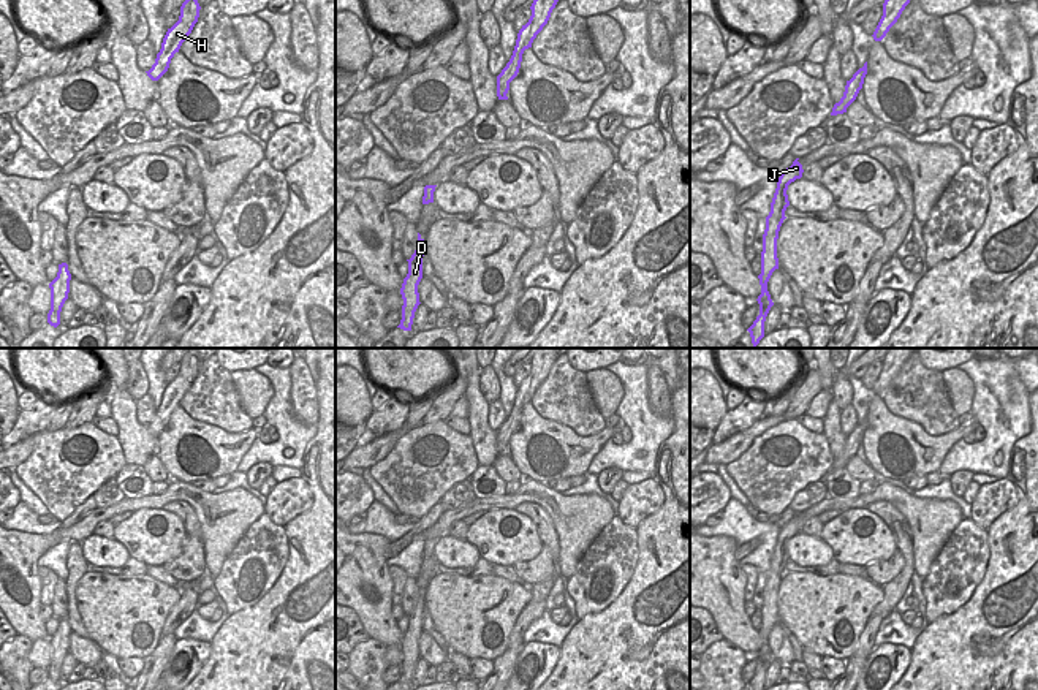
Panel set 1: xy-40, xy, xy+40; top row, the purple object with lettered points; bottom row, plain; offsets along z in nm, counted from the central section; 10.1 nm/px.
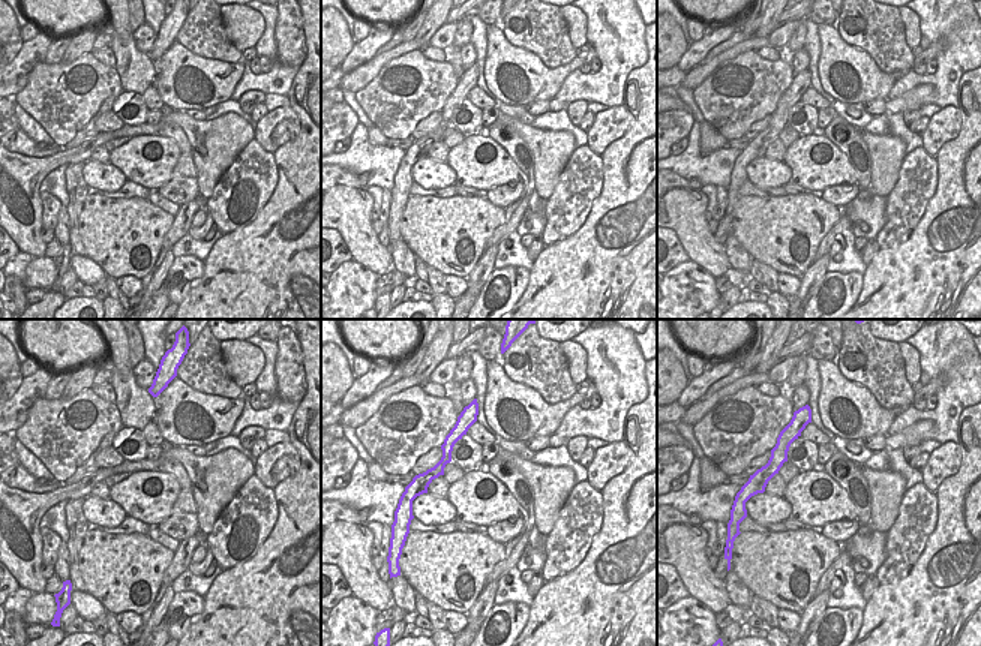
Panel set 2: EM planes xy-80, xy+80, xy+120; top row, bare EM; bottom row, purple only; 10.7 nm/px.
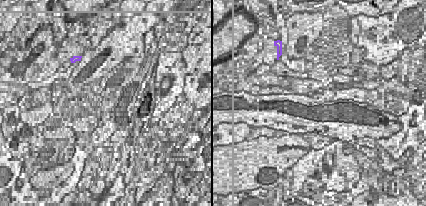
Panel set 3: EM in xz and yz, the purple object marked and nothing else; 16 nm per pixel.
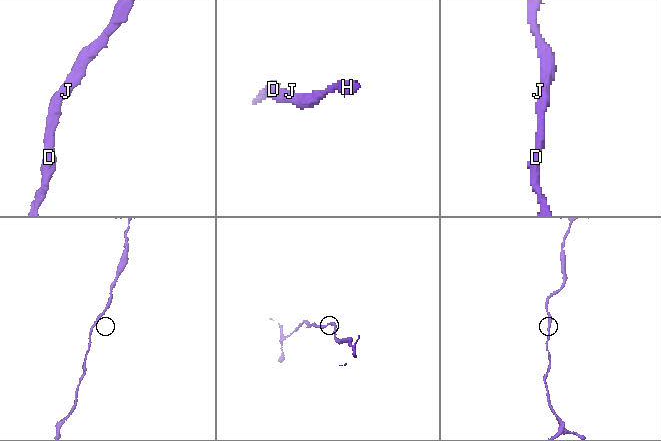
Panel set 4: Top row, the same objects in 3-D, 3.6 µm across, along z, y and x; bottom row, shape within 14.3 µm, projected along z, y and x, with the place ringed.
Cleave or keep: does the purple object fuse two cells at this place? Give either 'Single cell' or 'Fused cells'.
Single cell

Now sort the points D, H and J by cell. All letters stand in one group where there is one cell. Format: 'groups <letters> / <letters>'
groups D H J

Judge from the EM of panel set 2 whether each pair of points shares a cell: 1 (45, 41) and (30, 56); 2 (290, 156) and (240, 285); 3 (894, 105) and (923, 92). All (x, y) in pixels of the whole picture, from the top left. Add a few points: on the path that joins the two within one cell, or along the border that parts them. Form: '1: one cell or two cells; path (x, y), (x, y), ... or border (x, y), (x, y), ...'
1: one cell; path (42, 44), (33, 53)
2: one cell; path (291, 188), (291, 203), (258, 236), (258, 254)
3: one cell; path (902, 104), (915, 98)

